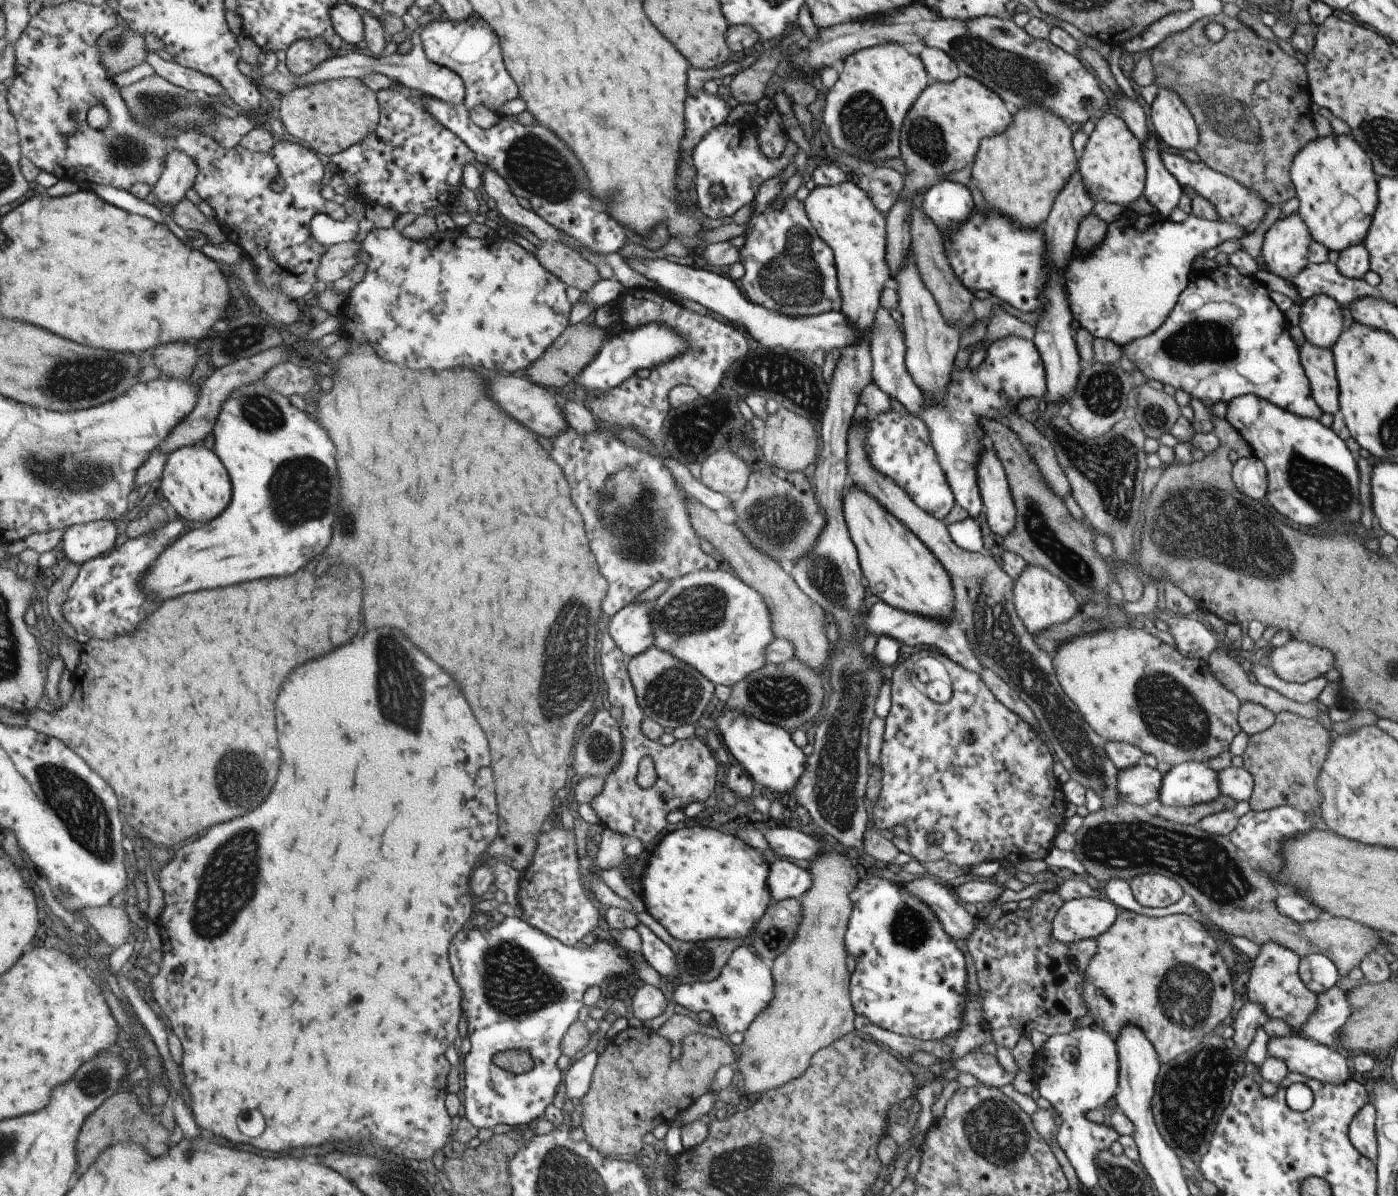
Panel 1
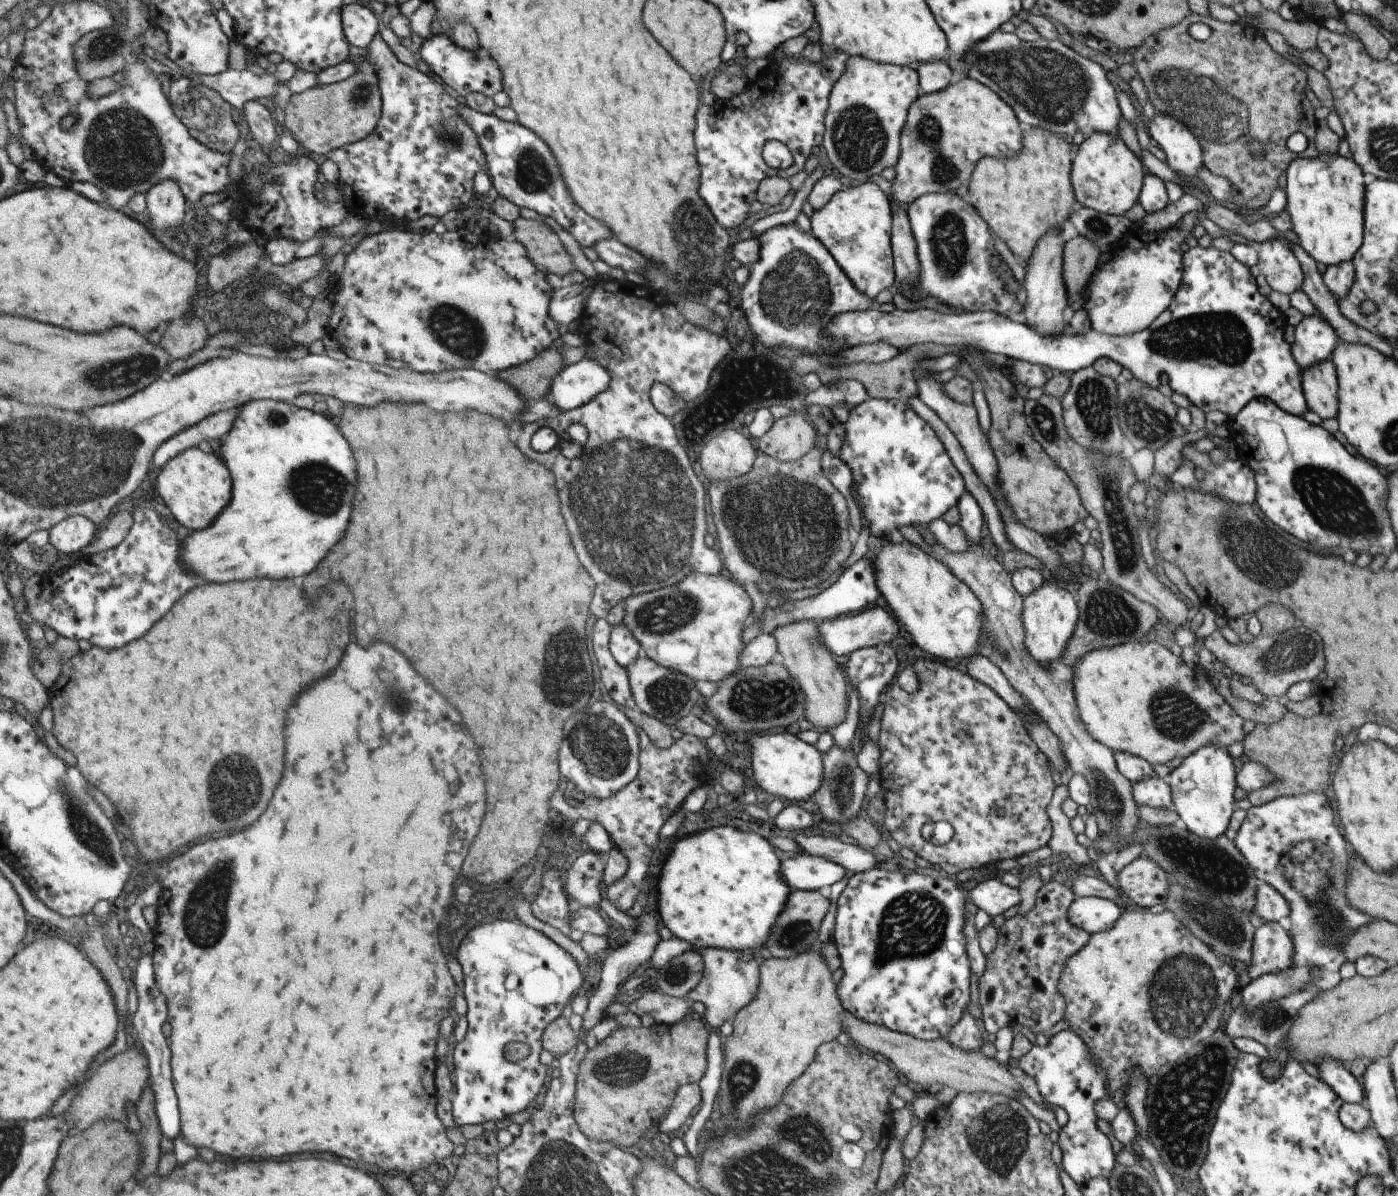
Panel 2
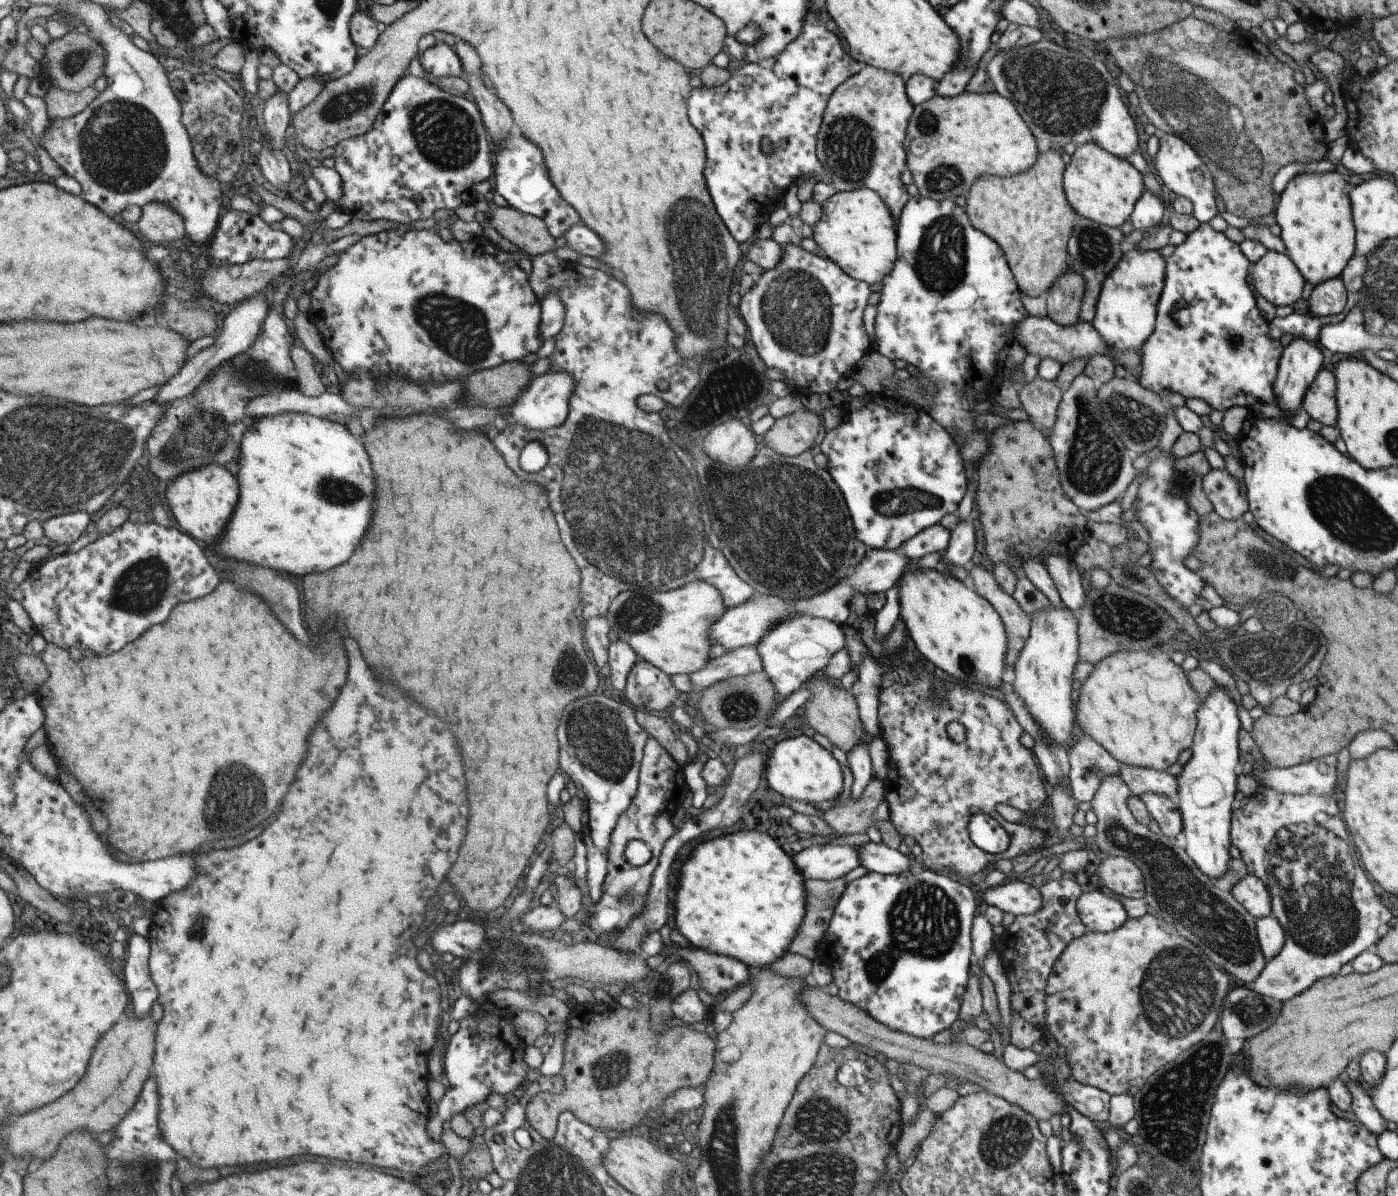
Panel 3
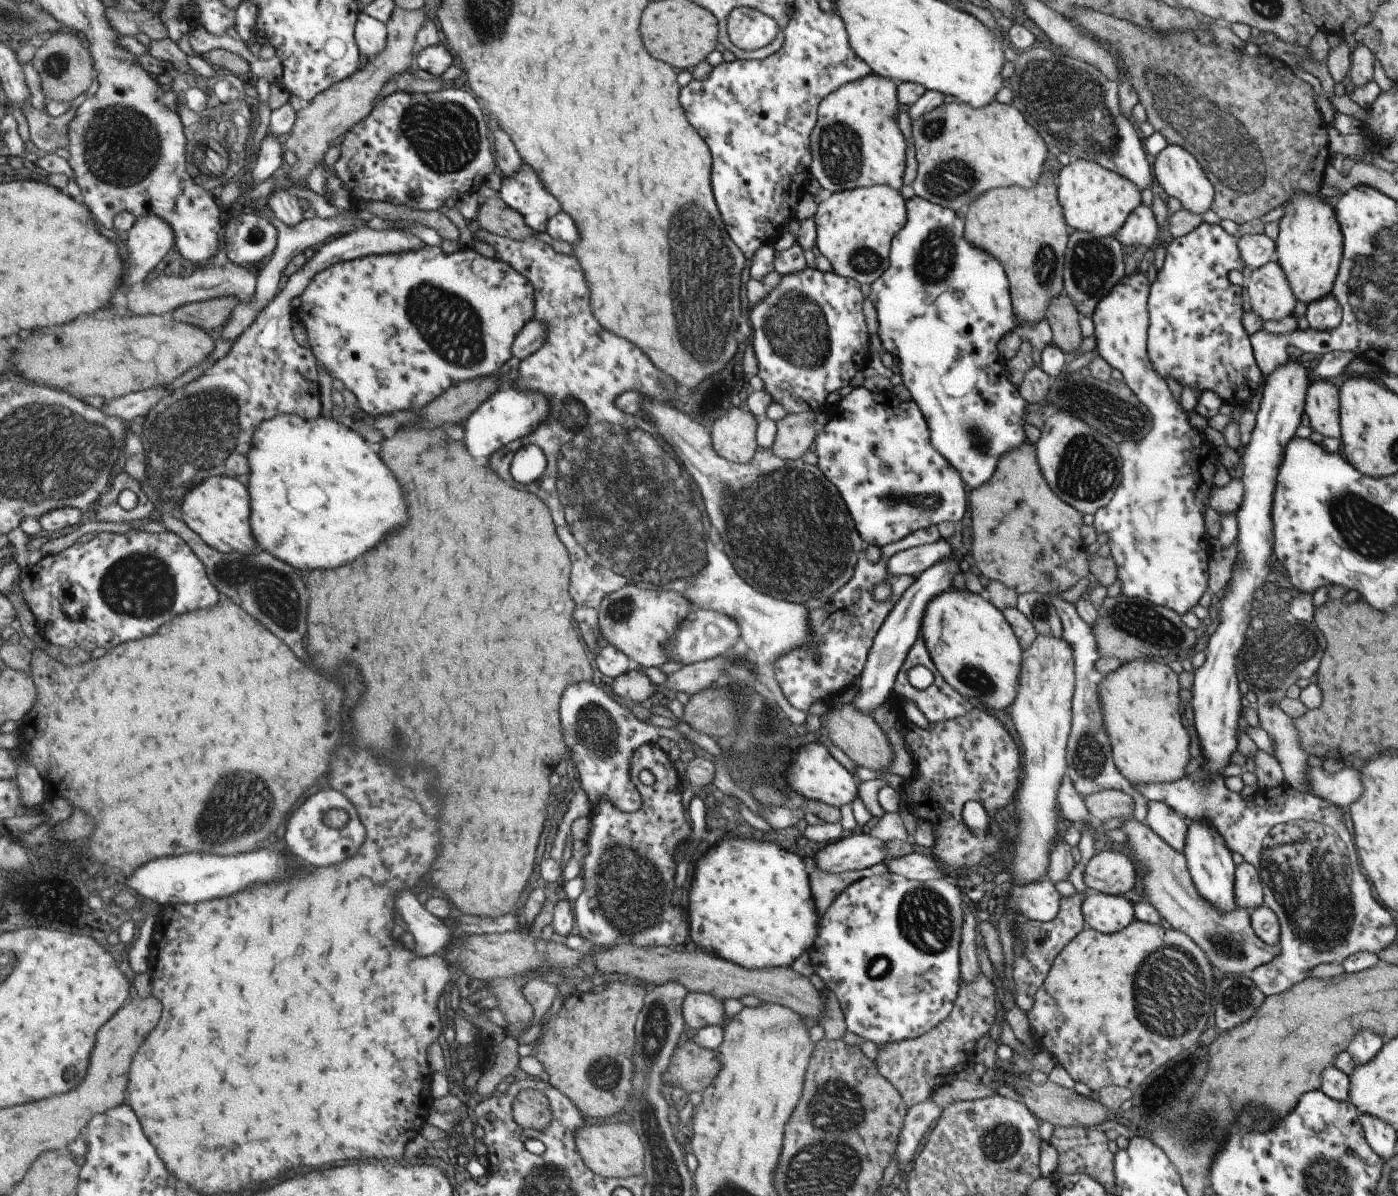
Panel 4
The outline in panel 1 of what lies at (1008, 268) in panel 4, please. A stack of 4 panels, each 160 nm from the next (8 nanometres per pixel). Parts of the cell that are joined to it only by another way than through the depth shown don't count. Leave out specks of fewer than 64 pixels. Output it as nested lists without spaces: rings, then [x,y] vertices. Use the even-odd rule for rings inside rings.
[[[1029,105],[1012,111],[1010,123],[1003,132],[979,140],[972,160],[970,174],[977,182],[977,188],[987,207],[997,209],[1025,228],[1040,228],[1058,192],[1076,169],[1074,150],[1071,147],[1073,133],[1063,119],[1050,110]]]

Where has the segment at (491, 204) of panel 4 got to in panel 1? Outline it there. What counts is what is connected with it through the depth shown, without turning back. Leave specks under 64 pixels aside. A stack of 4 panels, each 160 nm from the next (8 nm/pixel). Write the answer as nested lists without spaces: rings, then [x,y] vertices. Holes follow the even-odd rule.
[[[559,241],[542,242],[540,246],[537,246],[535,254],[543,266],[555,273],[563,284],[573,286],[581,293],[589,291],[601,280],[595,265]]]

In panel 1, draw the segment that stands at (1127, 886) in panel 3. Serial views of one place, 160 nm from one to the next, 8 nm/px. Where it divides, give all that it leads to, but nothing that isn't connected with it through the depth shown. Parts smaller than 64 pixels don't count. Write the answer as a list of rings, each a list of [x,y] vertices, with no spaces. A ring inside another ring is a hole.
[[[1159,873],[1137,875],[1128,885],[1133,898],[1141,906],[1149,908],[1169,906],[1177,902],[1184,893],[1172,878]]]

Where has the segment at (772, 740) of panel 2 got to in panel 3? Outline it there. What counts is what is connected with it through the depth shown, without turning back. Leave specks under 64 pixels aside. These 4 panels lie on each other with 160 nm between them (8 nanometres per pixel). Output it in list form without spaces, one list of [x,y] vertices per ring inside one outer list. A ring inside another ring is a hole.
[[[808,731],[791,738],[784,735],[777,738],[764,759],[765,780],[769,788],[785,798],[803,800],[815,806],[819,802],[837,798],[842,791],[839,763],[829,751],[813,741]]]

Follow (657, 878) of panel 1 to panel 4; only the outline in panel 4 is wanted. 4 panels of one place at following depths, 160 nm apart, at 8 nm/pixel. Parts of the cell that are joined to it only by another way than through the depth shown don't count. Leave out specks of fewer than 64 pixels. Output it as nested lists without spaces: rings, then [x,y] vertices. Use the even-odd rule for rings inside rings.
[[[725,838],[721,842],[717,842],[713,848],[709,848],[697,862],[695,862],[695,870],[693,870],[693,878],[689,884],[689,892],[687,892],[687,902],[683,908],[688,928],[688,936],[694,942],[697,948],[710,955],[715,955],[727,962],[736,964],[746,969],[768,969],[769,967],[789,967],[801,952],[808,952],[813,944],[819,918],[816,916],[814,909],[814,900],[809,888],[808,874],[805,873],[805,866],[797,855],[781,849],[777,844],[771,842],[755,842],[753,838]]]

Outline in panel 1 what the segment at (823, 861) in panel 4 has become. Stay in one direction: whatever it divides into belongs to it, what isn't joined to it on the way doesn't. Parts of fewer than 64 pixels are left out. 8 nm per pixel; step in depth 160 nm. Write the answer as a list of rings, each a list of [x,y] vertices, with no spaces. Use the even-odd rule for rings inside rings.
[[[775,860],[769,865],[766,887],[772,902],[783,899],[798,899],[811,884],[808,870],[798,862]]]

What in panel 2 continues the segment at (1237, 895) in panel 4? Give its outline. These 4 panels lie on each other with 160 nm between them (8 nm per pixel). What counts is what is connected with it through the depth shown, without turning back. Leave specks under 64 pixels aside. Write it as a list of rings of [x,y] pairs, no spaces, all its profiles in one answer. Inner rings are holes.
[[[1259,882],[1256,886],[1255,916],[1267,922],[1276,922],[1290,913],[1288,902],[1269,883]]]

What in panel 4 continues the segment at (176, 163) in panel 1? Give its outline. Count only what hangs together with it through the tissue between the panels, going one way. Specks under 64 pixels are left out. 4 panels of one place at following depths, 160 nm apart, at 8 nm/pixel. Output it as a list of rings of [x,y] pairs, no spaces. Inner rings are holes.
[[[159,215],[139,217],[128,233],[126,246],[129,256],[125,264],[129,267],[123,286],[130,288],[131,284],[143,280],[176,246],[174,228]]]

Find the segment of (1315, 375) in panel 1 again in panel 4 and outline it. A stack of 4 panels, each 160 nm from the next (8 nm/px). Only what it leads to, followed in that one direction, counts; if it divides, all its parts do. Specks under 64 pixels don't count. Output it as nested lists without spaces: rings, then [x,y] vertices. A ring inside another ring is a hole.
[[[1317,378],[1306,388],[1304,413],[1308,416],[1311,430],[1319,432],[1323,437],[1340,438],[1338,390],[1334,385]]]

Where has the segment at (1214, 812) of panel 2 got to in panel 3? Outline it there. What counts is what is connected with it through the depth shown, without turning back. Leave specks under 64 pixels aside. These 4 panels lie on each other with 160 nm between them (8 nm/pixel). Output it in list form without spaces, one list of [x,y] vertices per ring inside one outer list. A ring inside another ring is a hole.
[[[1217,685],[1202,698],[1196,710],[1196,729],[1190,744],[1191,756],[1176,776],[1175,805],[1180,812],[1182,831],[1186,838],[1185,852],[1191,862],[1209,879],[1221,877],[1227,868],[1230,846],[1230,818],[1238,775],[1237,708],[1227,693]]]

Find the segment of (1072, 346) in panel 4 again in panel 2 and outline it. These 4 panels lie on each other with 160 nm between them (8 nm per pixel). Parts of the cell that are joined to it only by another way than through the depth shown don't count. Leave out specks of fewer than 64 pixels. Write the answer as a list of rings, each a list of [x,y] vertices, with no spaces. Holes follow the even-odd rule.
[[[1076,235],[1065,242],[1062,248],[1062,275],[1070,311],[1080,300],[1082,288],[1087,284],[1101,250],[1087,237]]]

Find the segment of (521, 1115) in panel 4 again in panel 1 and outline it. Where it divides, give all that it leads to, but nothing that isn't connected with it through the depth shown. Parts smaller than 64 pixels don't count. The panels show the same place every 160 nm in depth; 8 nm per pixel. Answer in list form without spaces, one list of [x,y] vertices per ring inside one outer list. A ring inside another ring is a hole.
[[[644,1026],[638,1029],[626,1027],[609,1039],[603,1053],[596,1058],[589,1088],[585,1096],[580,1098],[583,1115],[579,1126],[585,1133],[584,1140],[592,1149],[604,1157],[637,1155],[643,1150],[643,1140],[650,1137],[655,1126],[668,1125],[675,1120],[676,1116],[691,1106],[701,1094],[709,1091],[718,1068],[733,1066],[736,1062],[736,1049],[726,1038],[710,1038],[699,1033],[688,1034],[680,1040],[680,1045],[679,1058],[671,1060],[671,1041]]]

